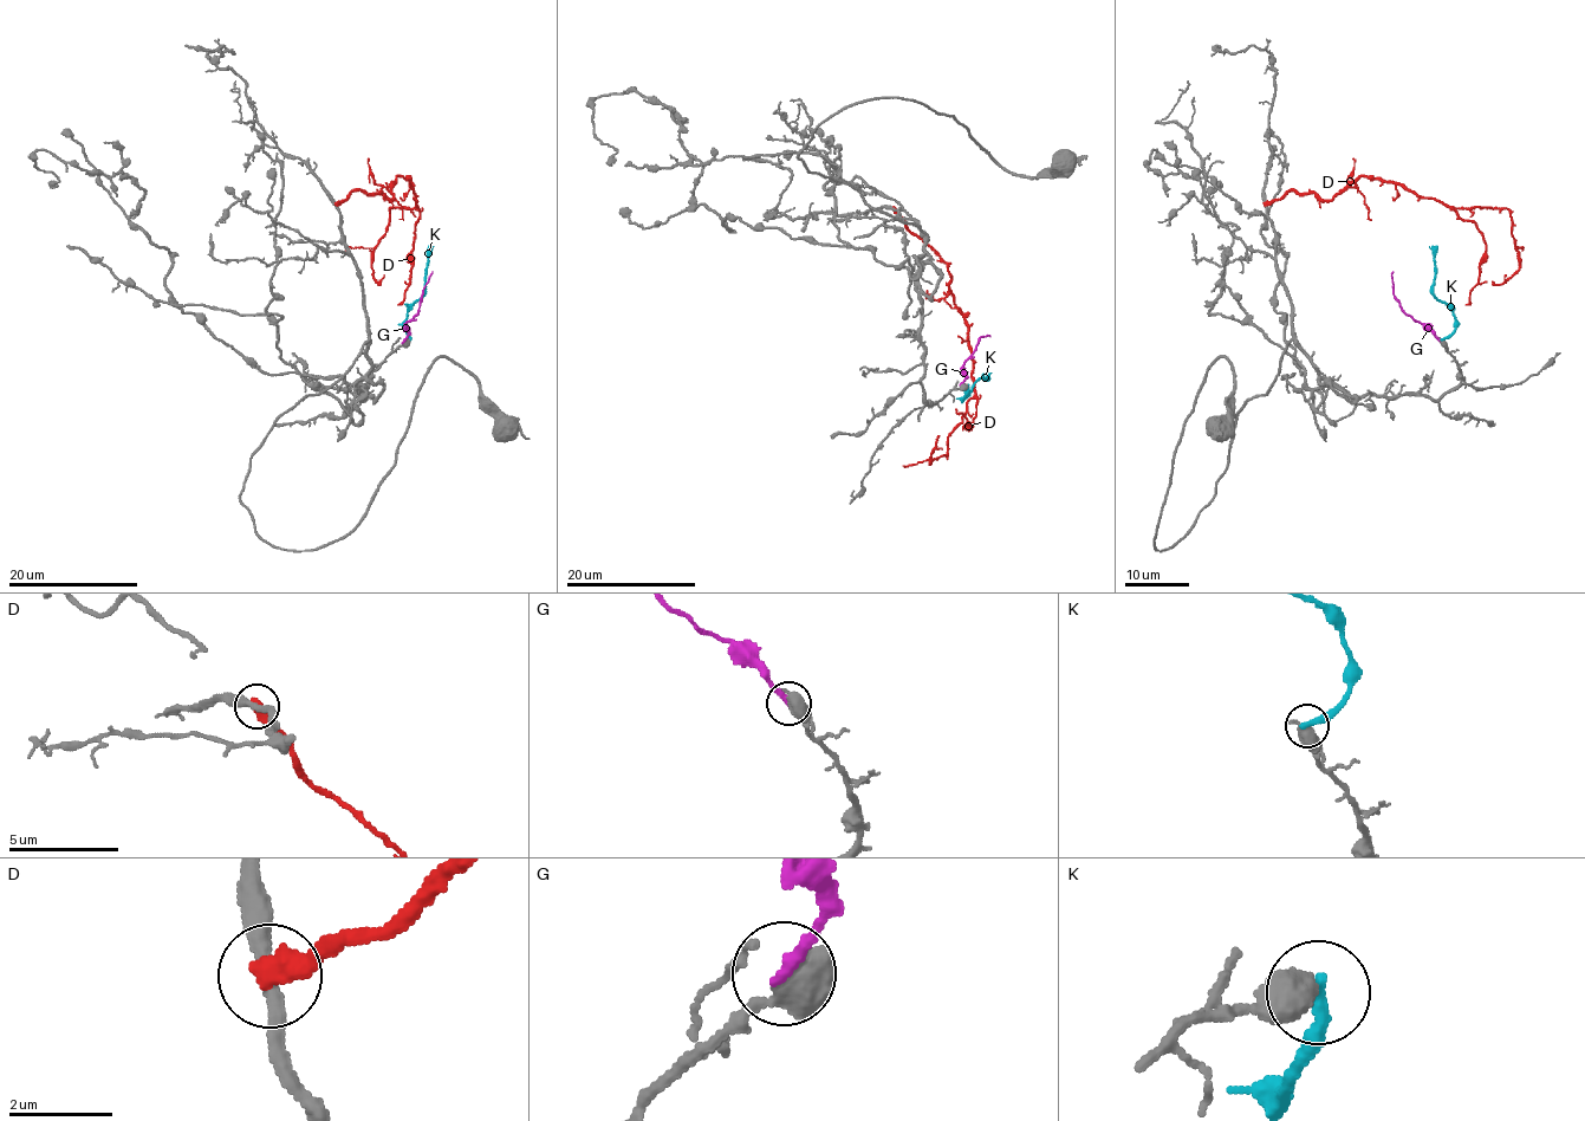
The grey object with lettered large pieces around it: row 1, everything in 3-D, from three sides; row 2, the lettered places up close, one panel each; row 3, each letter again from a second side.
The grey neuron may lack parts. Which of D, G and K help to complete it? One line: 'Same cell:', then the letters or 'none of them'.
Same cell: none of them

